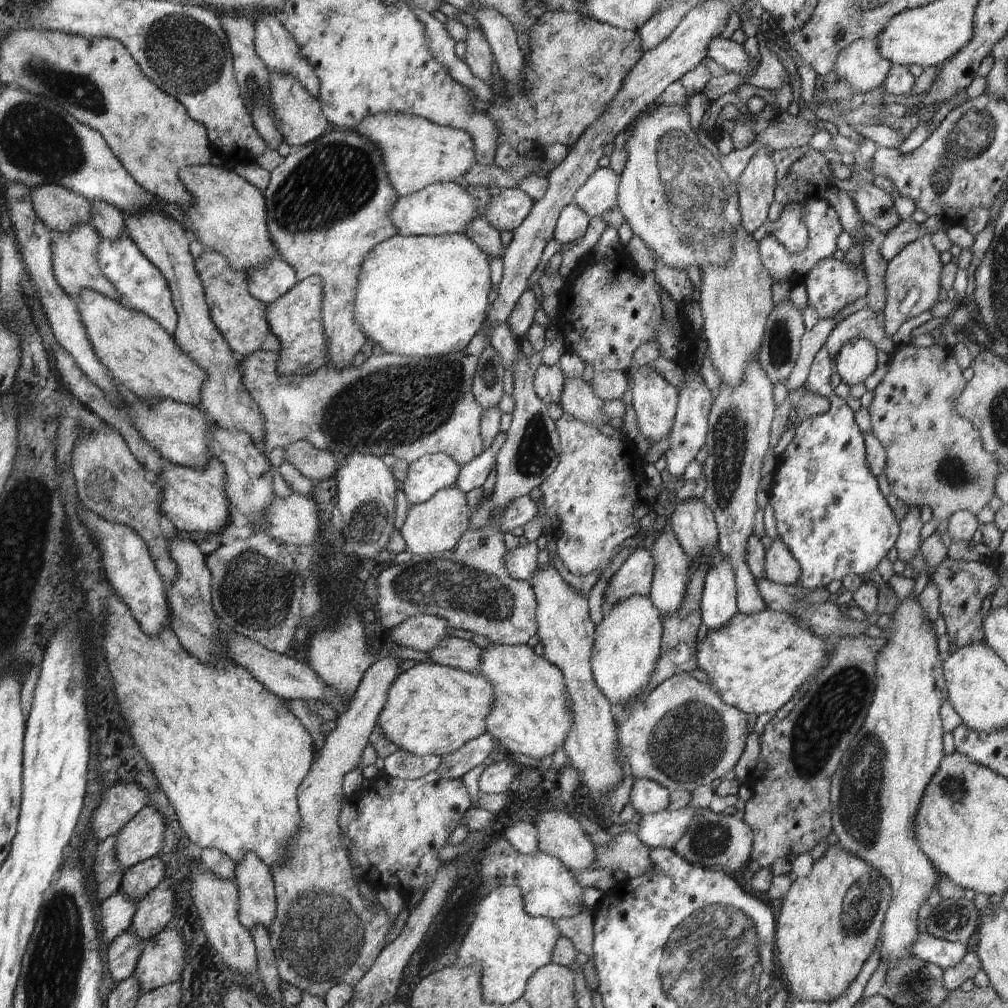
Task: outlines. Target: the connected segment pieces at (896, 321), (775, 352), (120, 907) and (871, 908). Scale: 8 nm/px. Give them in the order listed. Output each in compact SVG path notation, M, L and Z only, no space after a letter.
M924 236L914 240L911 244L903 247L903 250L890 262L886 270L886 306L883 309L884 317L886 318L886 334L893 336L896 334L902 324L918 317L923 312L932 309L943 296L941 285L941 274L944 264L941 261L941 253L934 248L931 236Z
M788 299L776 304L768 316L762 344L758 348L758 361L773 386L776 384L786 386L788 377L798 360L800 341L806 331L801 310Z
M122 892L115 893L106 898L98 908L100 916L100 930L102 930L102 942L106 944L113 941L124 932L129 931L130 924L136 916L137 903L130 898L122 896Z
M830 846L824 856L814 861L806 878L792 879L790 889L782 902L776 924L776 950L782 980L792 999L804 1002L834 1002L838 996L848 992L850 984L858 978L868 956L874 952L882 922L890 903L890 884L876 868L866 864L862 858L840 848Z

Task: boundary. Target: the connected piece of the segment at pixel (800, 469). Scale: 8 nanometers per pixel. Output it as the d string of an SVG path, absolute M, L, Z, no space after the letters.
M823 346L816 354L808 380L803 385L808 392L828 398L830 409L825 414L810 416L800 422L792 442L778 457L777 467L772 473L773 482L768 490L778 537L802 570L797 586L807 590L827 588L833 580L842 581L849 574L867 581L868 573L878 568L880 561L896 546L900 534L899 522L866 462L864 436L856 425L855 412L848 407L846 399L836 396L835 388L830 384L832 359L826 346Z

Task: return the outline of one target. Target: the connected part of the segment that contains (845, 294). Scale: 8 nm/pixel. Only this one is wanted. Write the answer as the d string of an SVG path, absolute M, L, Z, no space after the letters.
M833 257L820 260L812 270L808 270L804 285L808 294L808 303L816 310L820 319L836 316L846 306L866 296L868 286L870 286L862 264L854 266L854 264L848 264L848 262L836 260Z

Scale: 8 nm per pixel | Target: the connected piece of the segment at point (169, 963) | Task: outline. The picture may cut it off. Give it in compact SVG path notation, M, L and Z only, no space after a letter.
M163 929L145 942L133 976L140 982L141 993L180 980L186 964L186 944L180 930Z

